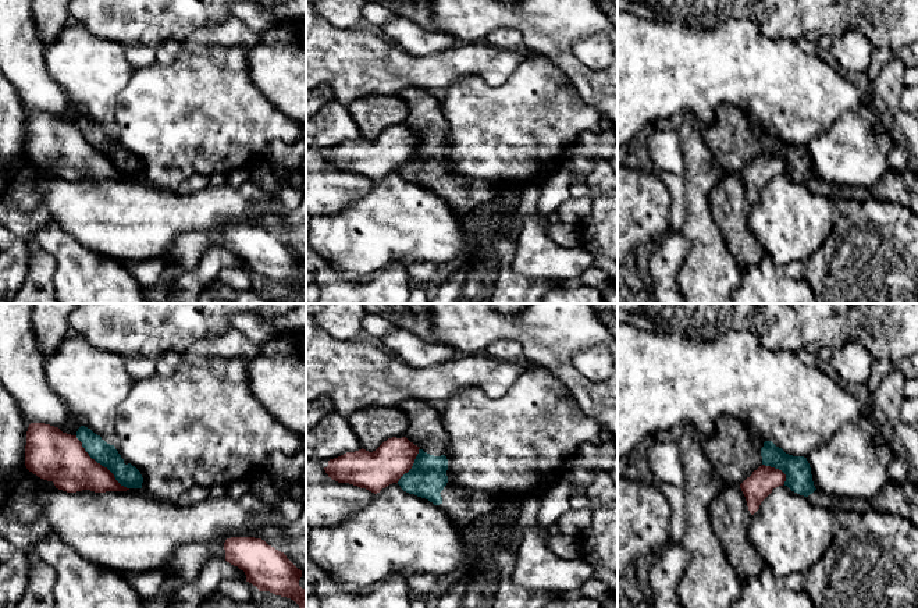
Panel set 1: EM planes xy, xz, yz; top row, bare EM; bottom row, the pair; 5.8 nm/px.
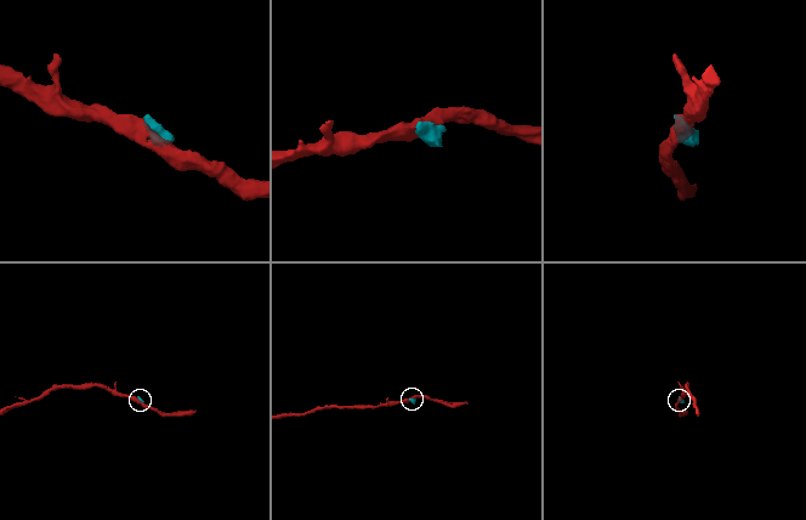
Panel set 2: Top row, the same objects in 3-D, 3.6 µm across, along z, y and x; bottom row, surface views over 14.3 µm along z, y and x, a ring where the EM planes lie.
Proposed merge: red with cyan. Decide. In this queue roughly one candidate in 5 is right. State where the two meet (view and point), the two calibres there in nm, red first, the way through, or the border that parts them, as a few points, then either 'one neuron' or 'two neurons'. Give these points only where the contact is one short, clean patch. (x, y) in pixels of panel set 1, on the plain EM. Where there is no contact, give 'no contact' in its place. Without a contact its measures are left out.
meets red in xy at (99, 152); 300 nm thick on the red side, 130 nm on the other; border along xy (75, 124), (84, 138), (128, 177); two neurons

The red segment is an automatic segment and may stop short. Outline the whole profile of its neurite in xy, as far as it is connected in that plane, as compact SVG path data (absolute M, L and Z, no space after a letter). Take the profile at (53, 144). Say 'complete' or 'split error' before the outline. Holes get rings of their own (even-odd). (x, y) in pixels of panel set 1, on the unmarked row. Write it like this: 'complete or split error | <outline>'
complete | M31 111L28 115L25 154L67 181L129 178L121 174L107 156L89 145L76 124L45 111Z

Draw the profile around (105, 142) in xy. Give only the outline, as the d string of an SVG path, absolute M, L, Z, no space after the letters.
M81 114L76 127L82 135L102 154L107 156L115 168L127 177L142 177L143 166L131 152L125 153L114 134L107 132L100 124L90 117Z

